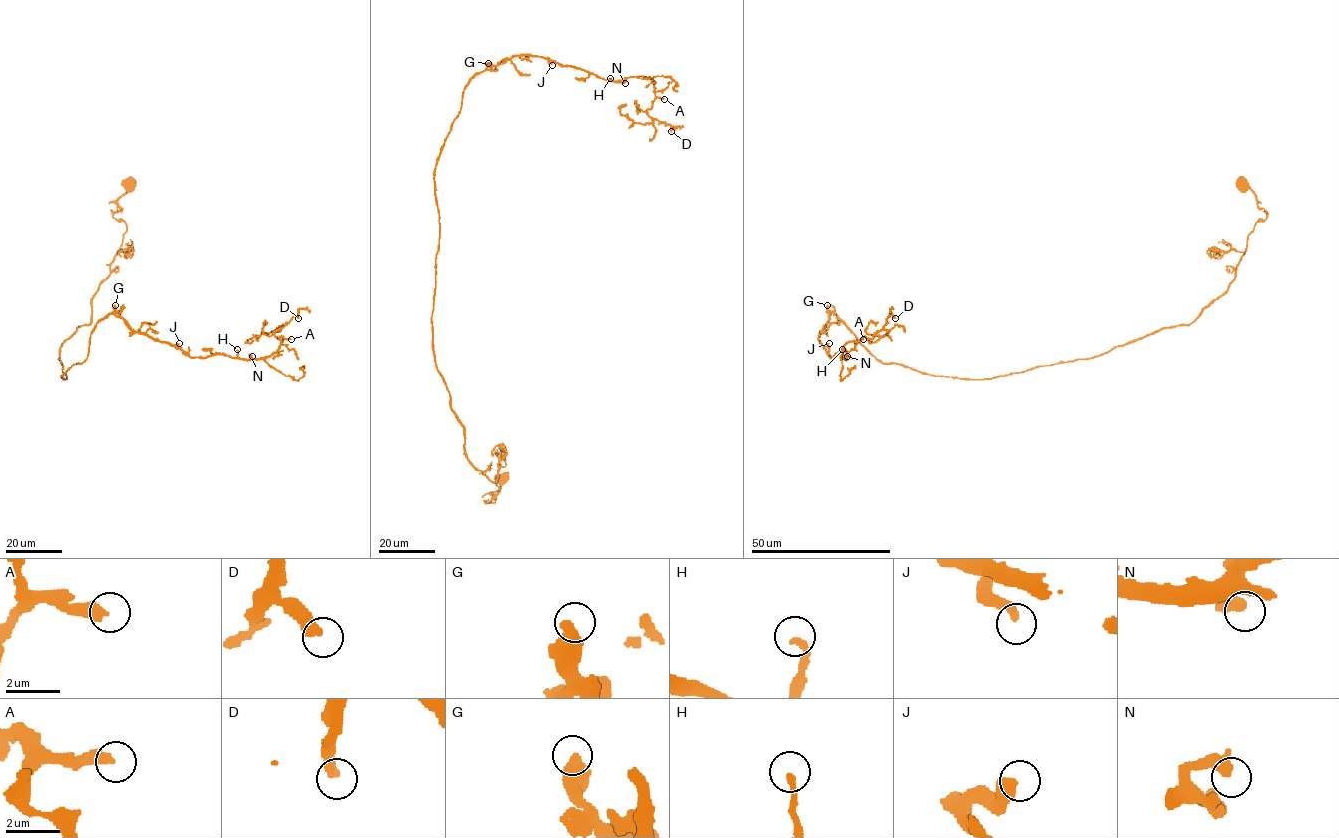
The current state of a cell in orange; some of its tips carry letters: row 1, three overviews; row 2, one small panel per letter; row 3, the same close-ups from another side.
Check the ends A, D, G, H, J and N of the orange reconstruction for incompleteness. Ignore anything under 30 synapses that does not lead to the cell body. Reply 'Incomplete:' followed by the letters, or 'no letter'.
Incomplete: A

